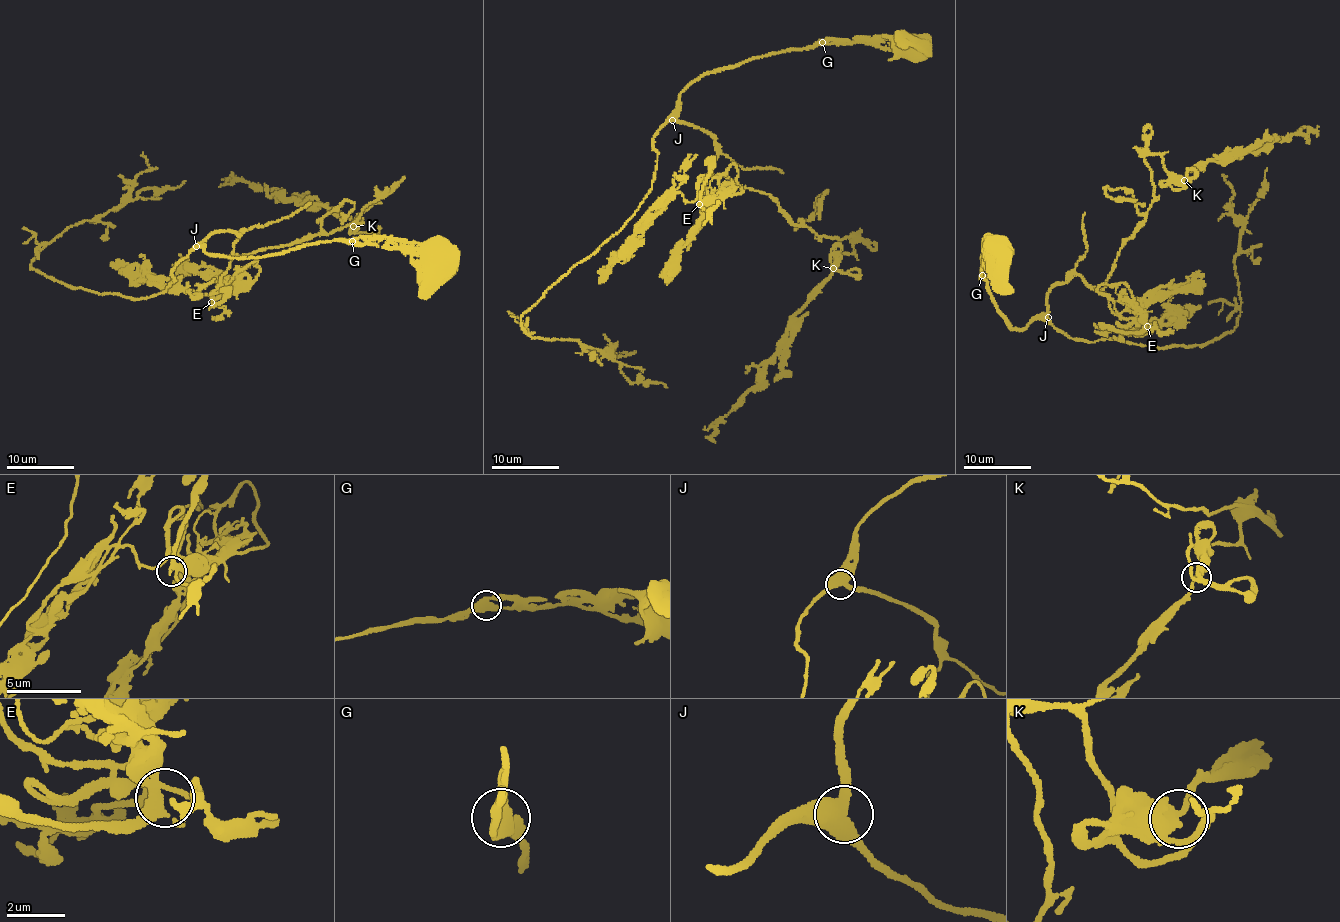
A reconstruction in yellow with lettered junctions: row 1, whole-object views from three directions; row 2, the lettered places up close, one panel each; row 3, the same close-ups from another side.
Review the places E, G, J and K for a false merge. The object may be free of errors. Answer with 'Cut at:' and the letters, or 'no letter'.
Cut at: no letter

